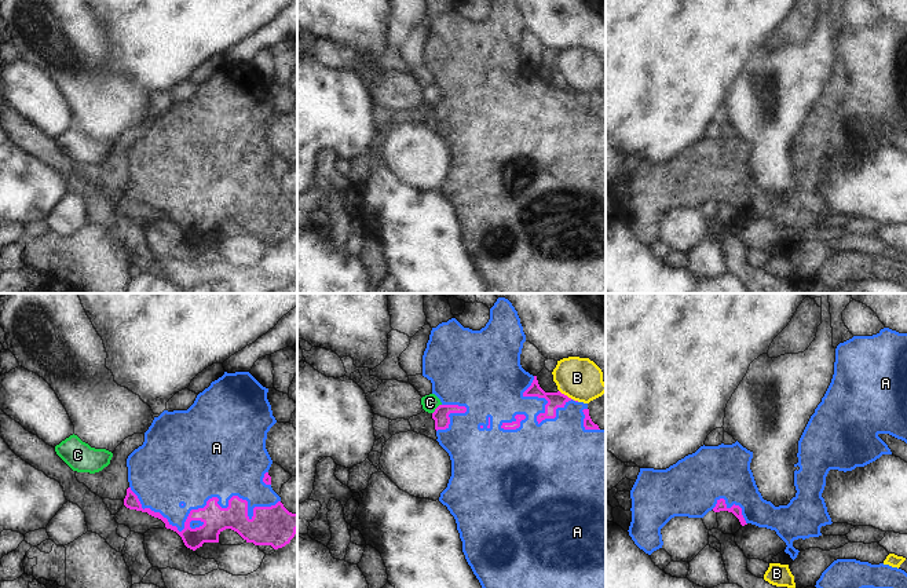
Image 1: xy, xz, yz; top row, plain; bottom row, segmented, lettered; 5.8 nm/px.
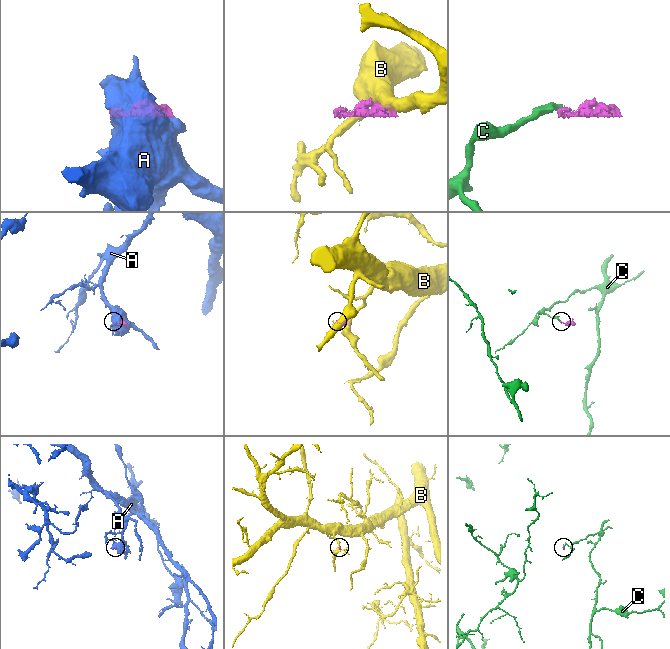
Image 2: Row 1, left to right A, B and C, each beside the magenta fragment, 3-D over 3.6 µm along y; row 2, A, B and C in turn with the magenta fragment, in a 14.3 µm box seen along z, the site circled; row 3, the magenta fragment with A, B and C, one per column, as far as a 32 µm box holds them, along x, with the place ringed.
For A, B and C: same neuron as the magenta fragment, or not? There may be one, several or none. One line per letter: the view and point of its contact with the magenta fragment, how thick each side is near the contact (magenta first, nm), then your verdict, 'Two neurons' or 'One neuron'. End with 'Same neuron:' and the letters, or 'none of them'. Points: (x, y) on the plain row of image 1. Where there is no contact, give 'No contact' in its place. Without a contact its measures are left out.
A: Touches magenta at xy (208, 192). Thickness 150 nm (magenta) against 480 nm. One neuron
B: Touches magenta at xz (567, 88). Thickness 100 nm (magenta) against 240 nm. Two neurons
C: Touches magenta at xz (435, 101). Thickness 90 nm (magenta) against 100 nm. Two neurons
Same neuron: A

